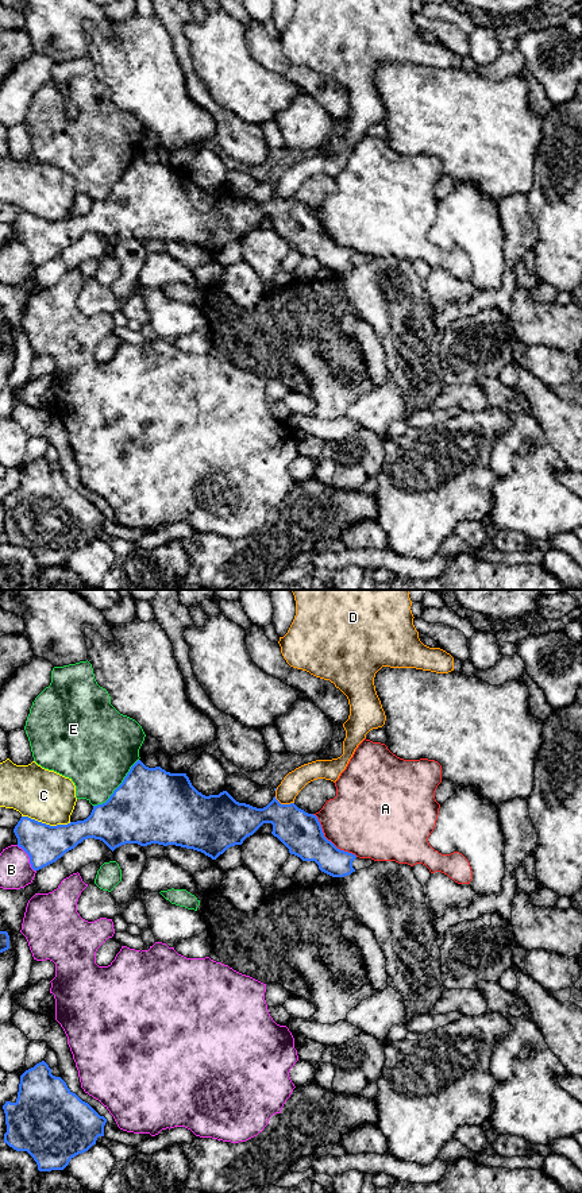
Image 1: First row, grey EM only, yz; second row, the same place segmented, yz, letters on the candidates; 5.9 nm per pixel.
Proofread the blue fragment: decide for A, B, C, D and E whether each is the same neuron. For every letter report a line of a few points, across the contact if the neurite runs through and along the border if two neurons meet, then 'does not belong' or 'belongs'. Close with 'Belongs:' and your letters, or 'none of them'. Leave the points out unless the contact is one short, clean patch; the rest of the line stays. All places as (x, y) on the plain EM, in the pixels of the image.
A: does not belong
B: does not belong
C: does not belong
D: does not belong
E: does not belong
Belongs: none of them

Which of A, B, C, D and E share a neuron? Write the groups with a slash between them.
A / B / C / D / E

